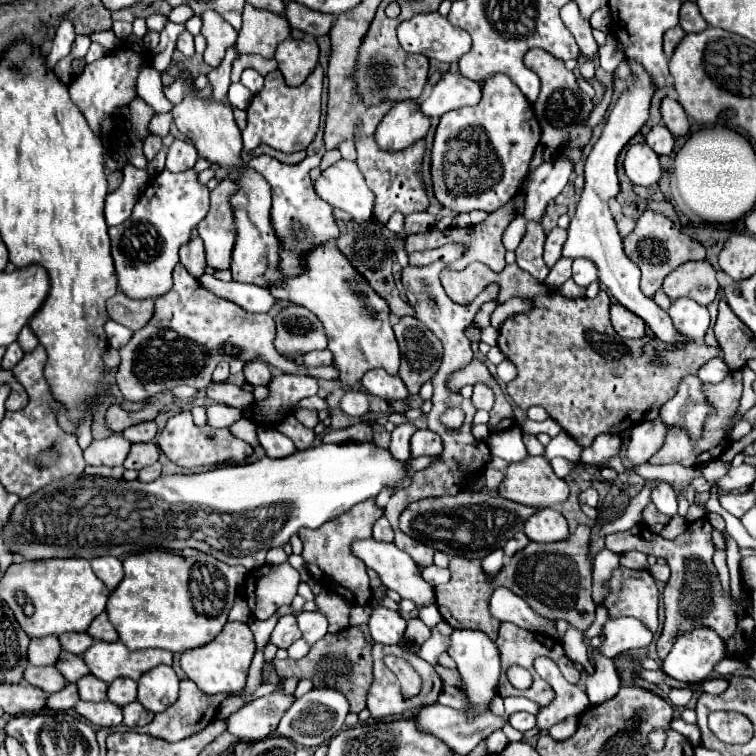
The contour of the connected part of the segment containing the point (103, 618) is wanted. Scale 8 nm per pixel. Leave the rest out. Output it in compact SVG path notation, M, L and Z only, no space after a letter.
M100 613L92 621L92 625L88 627L88 635L92 635L94 639L100 639L100 641L118 641L118 633L116 633L114 625L108 621L106 613Z

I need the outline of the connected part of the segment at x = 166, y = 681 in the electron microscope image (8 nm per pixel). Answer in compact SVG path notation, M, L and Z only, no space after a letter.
M158 665L138 681L138 701L152 713L160 713L178 699L178 677L172 667Z

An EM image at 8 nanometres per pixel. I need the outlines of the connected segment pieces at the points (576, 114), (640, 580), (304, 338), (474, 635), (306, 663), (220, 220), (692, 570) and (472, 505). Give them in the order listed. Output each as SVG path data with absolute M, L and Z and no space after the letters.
M530 49L524 55L524 63L528 69L532 69L540 77L540 83L542 83L540 97L534 103L534 111L542 127L542 143L556 149L576 125L588 121L592 113L592 99L580 91L574 73L568 71L560 59L546 53L544 49Z
M614 569L602 605L612 619L636 617L652 633L658 629L658 587L648 571Z
M288 305L276 315L276 349L288 359L298 359L308 351L326 349L324 325L316 315L300 305Z
M454 631L450 635L450 643L448 643L446 653L458 665L458 673L460 673L462 683L464 683L462 689L466 691L470 703L474 705L472 711L476 713L476 707L478 707L478 711L482 711L482 707L488 707L490 699L496 695L498 675L500 675L500 655L498 655L496 643L480 631Z
M348 627L340 633L328 633L316 641L304 659L274 659L272 667L280 679L292 675L312 679L314 687L334 687L346 695L350 701L350 711L360 713L366 707L368 687L372 685L372 641L368 641L360 627Z
M228 179L220 181L218 187L214 191L210 191L210 213L202 219L202 223L198 225L198 235L204 241L206 247L206 265L214 267L214 269L230 269L230 261L232 261L232 247L236 243L236 225L234 225L234 215L232 215L232 207L230 207L230 197L236 193L236 185Z
M698 519L688 525L688 529L678 535L676 539L668 541L662 539L660 535L650 531L650 539L646 535L646 527L642 529L630 529L624 533L614 533L604 539L604 545L608 551L622 554L627 551L644 551L646 555L676 555L678 557L678 587L672 587L672 579L668 579L664 587L664 611L666 611L666 621L664 621L664 631L658 639L658 657L664 659L680 633L686 633L688 629L696 627L712 627L722 639L726 647L726 657L734 659L738 657L736 651L736 631L738 631L738 607L736 601L732 599L732 593L726 593L720 585L718 571L712 563L712 555L716 551L712 543L712 525L708 519Z
M460 491L456 495L442 495L416 501L400 515L400 529L416 541L448 553L450 557L484 559L494 549L502 549L510 537L522 531L524 523L536 507L526 507L504 497L492 497L484 491Z

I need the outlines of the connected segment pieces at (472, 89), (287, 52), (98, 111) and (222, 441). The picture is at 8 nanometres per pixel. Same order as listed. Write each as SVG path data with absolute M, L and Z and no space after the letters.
M446 71L434 85L430 97L420 103L422 113L436 119L452 109L460 109L464 105L478 105L482 99L480 89L480 83L466 79L460 73Z
M290 37L276 49L278 69L282 71L286 83L292 87L302 85L308 79L308 75L318 65L318 57L320 47L316 41L296 41Z
M122 45L110 55L86 65L84 73L70 83L70 97L80 107L80 111L84 113L84 117L88 119L96 135L100 135L102 119L106 119L108 115L114 115L114 109L128 105L132 99L136 99L136 77L144 65L146 65L146 59L142 55L130 51L128 45Z
M180 411L178 415L168 419L164 431L158 435L158 445L172 463L188 469L212 469L230 461L240 463L252 455L252 447L246 441L236 439L228 427L226 429L214 429L210 425L198 427L192 421L190 411Z

